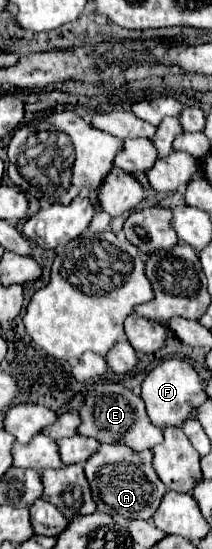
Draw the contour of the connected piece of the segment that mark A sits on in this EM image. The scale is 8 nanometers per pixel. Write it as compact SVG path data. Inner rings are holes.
M102 444L98 454L94 454L86 462L86 478L92 486L94 502L100 512L114 516L118 522L122 520L152 520L160 500L168 492L164 482L158 478L152 466L152 450L144 450L142 454L132 452L128 446L118 444Z

